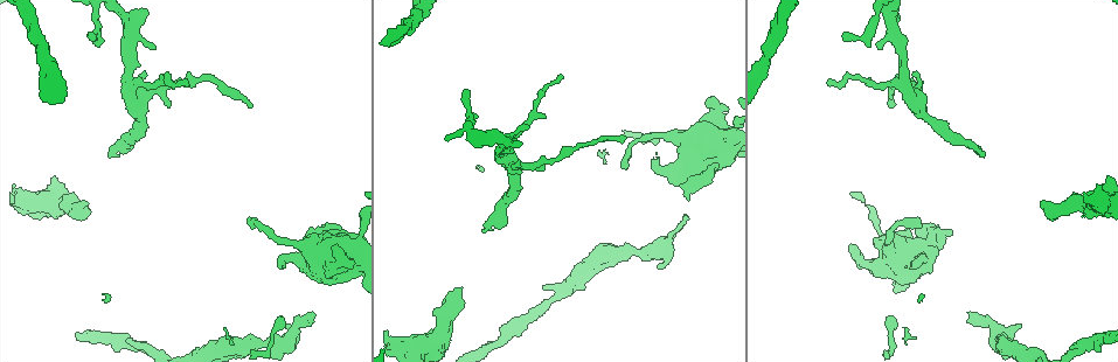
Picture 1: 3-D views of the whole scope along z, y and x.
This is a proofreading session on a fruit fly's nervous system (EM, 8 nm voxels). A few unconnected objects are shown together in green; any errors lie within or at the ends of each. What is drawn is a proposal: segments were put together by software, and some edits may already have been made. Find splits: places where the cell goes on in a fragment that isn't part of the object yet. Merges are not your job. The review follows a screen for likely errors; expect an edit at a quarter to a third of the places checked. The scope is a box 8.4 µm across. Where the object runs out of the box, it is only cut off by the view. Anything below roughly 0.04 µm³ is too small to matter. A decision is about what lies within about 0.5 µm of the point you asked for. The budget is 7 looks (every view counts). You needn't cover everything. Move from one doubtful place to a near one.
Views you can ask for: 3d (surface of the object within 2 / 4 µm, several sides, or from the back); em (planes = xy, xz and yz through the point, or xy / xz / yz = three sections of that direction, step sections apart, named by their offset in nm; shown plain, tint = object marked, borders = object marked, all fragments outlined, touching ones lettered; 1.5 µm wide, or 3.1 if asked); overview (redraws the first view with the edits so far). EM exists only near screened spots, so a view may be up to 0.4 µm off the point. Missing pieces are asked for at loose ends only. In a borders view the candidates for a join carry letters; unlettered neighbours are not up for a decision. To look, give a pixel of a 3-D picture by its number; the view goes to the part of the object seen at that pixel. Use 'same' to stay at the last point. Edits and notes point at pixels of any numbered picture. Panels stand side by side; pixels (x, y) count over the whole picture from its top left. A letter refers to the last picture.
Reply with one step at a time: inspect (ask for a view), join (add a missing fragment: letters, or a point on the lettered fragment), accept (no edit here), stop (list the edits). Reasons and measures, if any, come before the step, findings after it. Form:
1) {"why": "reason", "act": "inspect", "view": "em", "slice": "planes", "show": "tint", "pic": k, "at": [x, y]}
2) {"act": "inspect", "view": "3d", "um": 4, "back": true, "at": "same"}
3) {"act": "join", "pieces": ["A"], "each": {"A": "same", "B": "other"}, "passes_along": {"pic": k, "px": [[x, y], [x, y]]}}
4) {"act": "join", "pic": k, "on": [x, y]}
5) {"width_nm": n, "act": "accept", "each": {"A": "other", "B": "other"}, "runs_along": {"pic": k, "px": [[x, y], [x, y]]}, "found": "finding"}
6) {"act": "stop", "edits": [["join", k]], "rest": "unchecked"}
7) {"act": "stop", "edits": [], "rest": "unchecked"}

{"why": "free end", "act": "inspect", "view": "3d", "um": 4, "pic": 1, "at": [459, 289]}

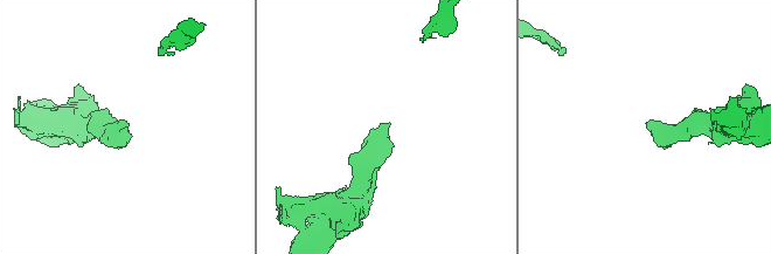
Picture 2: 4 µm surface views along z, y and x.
{"act": "inspect", "view": "em", "slice": "planes", "show": "tint", "pic": 2, "at": [389, 125]}

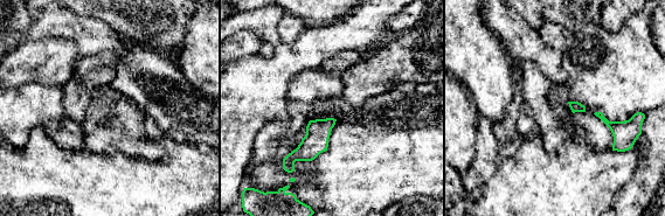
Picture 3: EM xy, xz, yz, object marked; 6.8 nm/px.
{"why": "what lies round it", "act": "inspect", "view": "em", "slice": "planes", "show": "borders", "at": "same"}

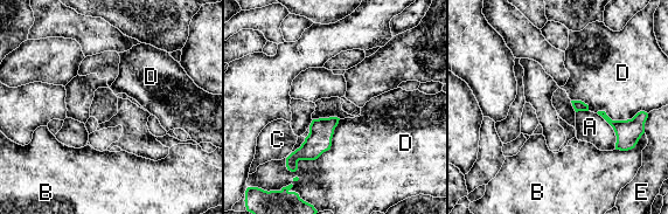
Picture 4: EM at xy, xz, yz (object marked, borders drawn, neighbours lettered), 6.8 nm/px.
{"act": "accept", "each": {"A": "other", "B": "other", "C": "other", "D": "other", "E": "other"}, "border": {"pic": 4, "px": [[340, 119], [327, 150], [286, 168]]}, "found": "none of them fits"}

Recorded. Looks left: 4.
{"why": "an open end", "act": "inspect", "view": "em", "slice": "xy", "step": 4, "show": "tint", "pic": 1, "at": [286, 324]}

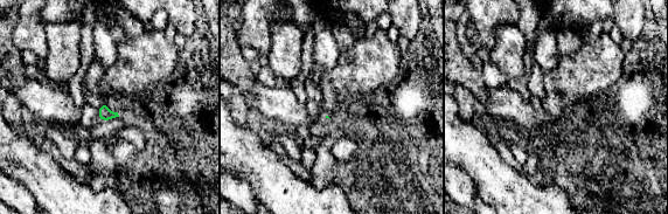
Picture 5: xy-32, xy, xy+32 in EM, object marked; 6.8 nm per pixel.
{"act": "inspect", "view": "em", "slice": "planes", "show": "borders", "at": "same"}

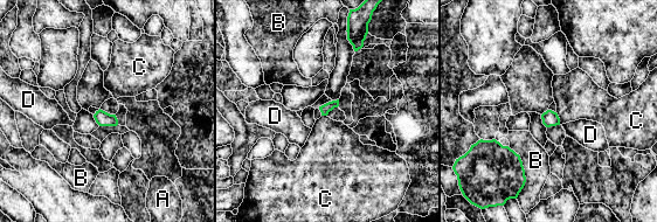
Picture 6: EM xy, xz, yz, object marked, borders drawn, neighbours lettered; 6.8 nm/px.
{"act": "accept", "each": {"A": "other", "B": "other", "C": "other", "D": "other"}, "border": {"pic": 6, "px": [[555, 112], [560, 124]]}, "found": "none of them fits"}

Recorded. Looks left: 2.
{"act": "stop", "edits": [], "rest": "unchecked"}

